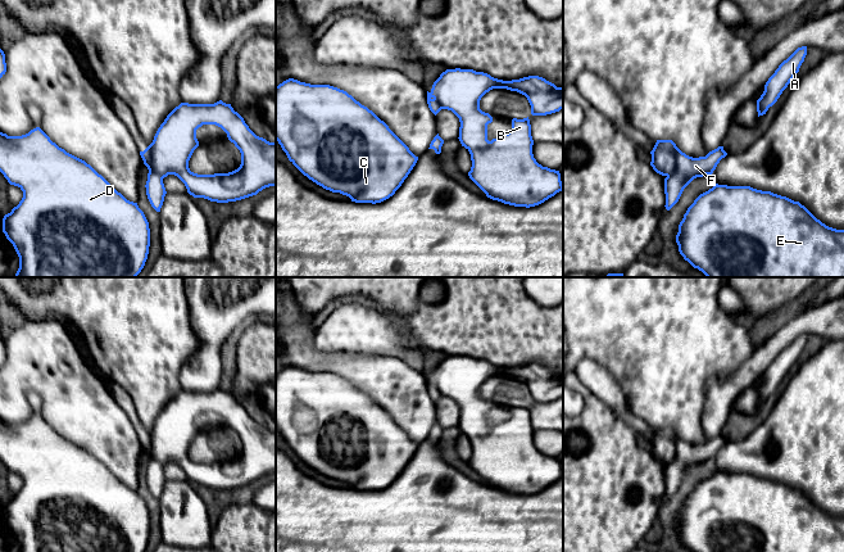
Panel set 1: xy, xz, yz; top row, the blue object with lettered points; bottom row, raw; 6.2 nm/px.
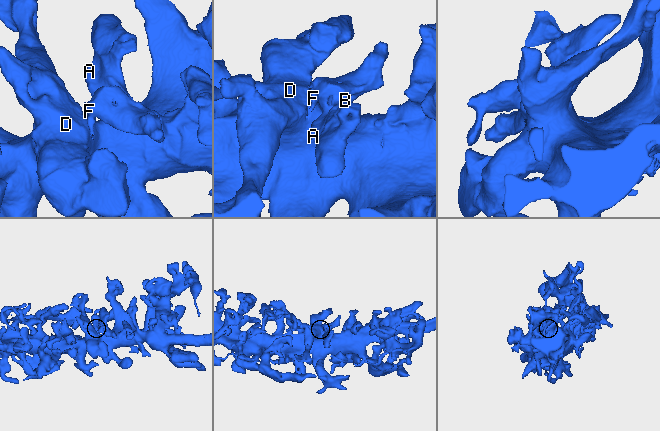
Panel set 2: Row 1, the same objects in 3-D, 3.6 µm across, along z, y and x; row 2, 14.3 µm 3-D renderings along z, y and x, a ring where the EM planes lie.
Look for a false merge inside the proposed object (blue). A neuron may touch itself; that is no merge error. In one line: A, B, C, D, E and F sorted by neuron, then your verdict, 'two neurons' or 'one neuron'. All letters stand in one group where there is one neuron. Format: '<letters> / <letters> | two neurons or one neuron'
A B C D E / F | two neurons

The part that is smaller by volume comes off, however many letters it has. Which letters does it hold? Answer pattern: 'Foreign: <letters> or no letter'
Foreign: F

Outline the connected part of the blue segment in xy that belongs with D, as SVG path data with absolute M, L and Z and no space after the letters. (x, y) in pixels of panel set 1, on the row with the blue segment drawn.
M40 127L22 136L0 132L0 172L23 191L19 204L3 218L3 232L19 257L15 277L136 277L141 272L150 246L144 212L90 164L53 142Z

